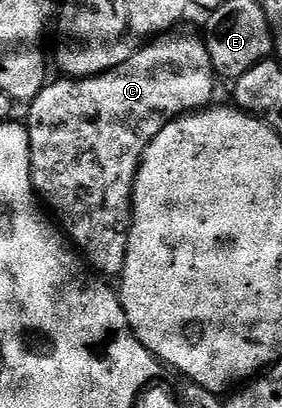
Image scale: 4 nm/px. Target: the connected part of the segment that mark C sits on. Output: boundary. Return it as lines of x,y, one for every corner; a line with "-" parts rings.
173,30
168,34
162,34
142,44
137,51
131,54
131,58
127,58
127,62
123,62
106,72
101,72
98,76
57,78
61,80
55,81
54,84
53,81
46,83
41,93
33,100
28,101
27,104
27,108
29,108
29,120
26,119
24,121
24,126
29,135
29,157
31,158
29,177
33,180
33,190
43,201
44,207
50,213
52,213
51,211
54,212
52,215
55,217
60,231
68,237
72,247
84,257
88,267
94,273
100,274
105,278
110,278
109,276
113,276
113,278
120,277
123,266
125,265
127,242
129,241
129,224
133,220
133,210
131,207
133,202
133,183
137,177
137,171
139,170
141,159
147,150
147,146
157,137
159,130
163,130
172,120
202,111
214,103
213,87
219,83
219,80
213,70
211,54
207,54
207,46
200,35
192,36
189,32
181,31

